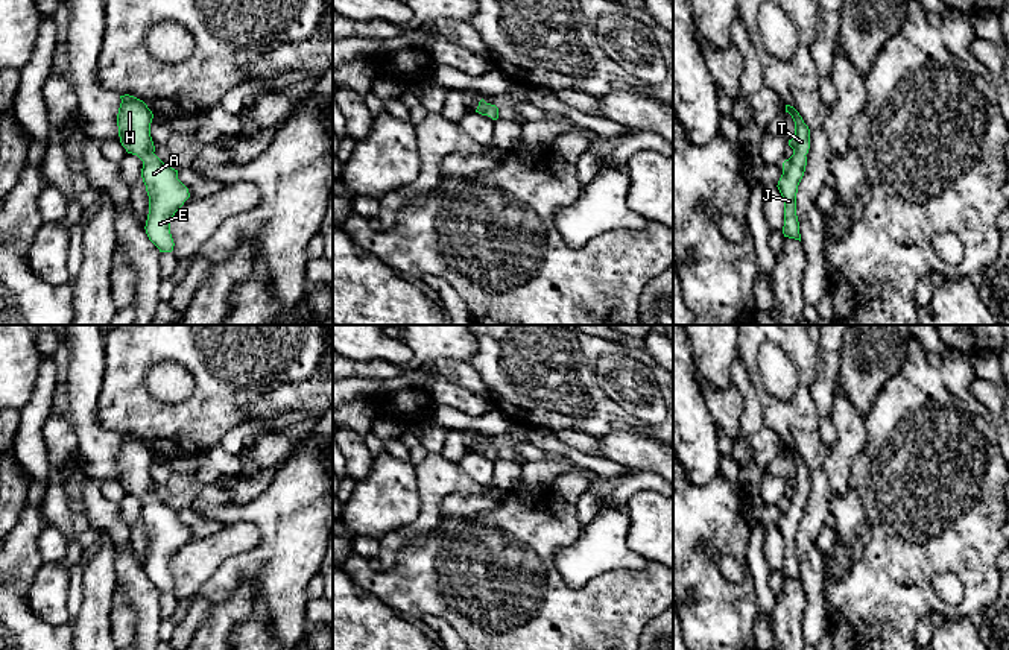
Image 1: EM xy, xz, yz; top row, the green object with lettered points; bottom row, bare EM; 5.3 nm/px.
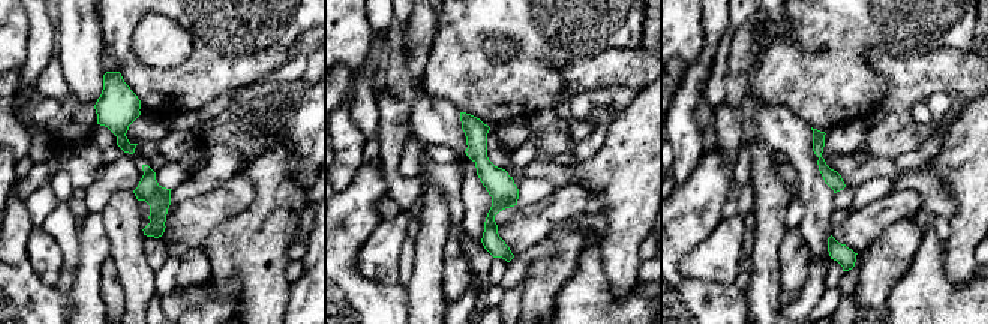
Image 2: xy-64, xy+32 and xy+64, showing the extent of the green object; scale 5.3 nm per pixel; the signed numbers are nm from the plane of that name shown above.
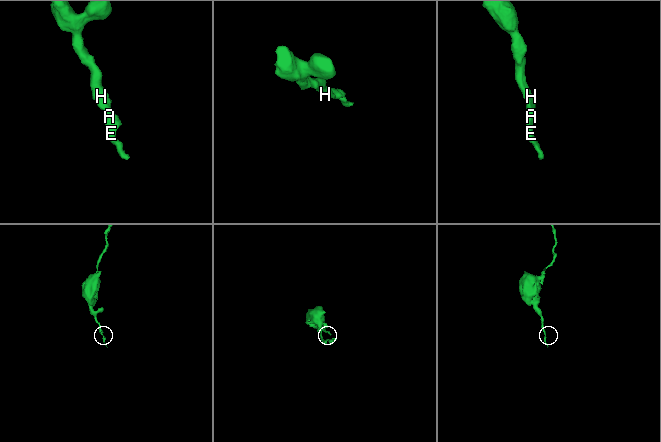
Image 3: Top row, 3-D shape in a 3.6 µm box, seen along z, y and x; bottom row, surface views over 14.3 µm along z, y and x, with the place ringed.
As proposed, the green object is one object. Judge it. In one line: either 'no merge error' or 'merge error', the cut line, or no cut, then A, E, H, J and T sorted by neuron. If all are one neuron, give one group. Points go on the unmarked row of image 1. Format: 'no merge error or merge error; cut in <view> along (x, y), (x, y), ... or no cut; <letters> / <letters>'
no merge error; no cut; A E H J T

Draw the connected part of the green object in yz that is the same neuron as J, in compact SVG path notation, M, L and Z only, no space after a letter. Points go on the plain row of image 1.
M786 445L786 453L789 453L795 462L795 475L789 480L793 495L783 503L783 515L777 527L784 539L783 574L784 577L801 582L799 562L796 556L796 533L807 506L805 495L810 489L810 469L793 446Z

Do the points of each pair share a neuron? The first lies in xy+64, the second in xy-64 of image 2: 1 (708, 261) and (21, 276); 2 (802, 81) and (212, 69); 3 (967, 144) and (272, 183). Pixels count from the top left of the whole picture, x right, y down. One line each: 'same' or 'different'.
1: different
2: same
3: same

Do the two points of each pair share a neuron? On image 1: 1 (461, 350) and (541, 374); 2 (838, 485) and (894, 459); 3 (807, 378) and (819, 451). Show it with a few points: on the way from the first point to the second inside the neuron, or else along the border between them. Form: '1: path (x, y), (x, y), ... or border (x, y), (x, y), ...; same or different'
1: border (477, 340), (477, 350), (465, 360); different
2: border (863, 447), (853, 462), (850, 486); different
3: path (804, 397), (804, 433); same

